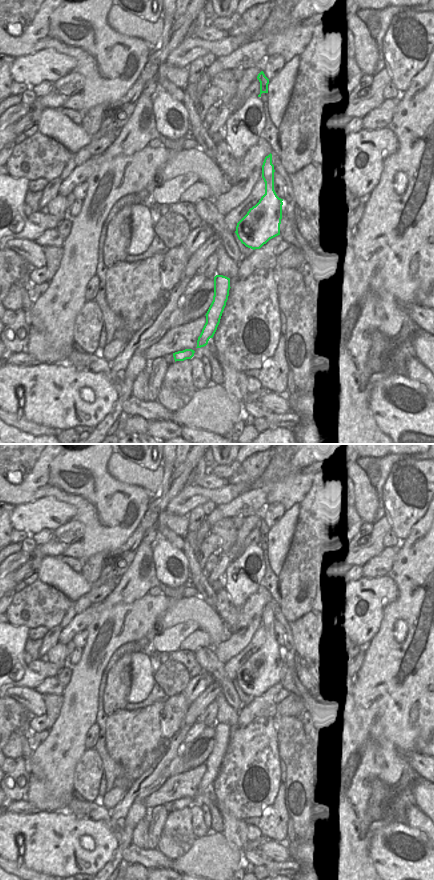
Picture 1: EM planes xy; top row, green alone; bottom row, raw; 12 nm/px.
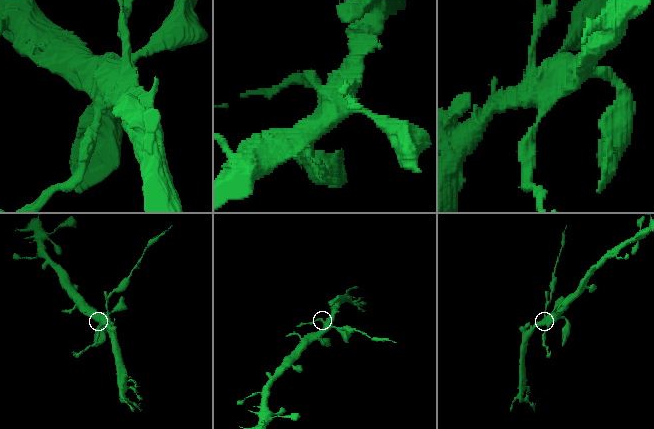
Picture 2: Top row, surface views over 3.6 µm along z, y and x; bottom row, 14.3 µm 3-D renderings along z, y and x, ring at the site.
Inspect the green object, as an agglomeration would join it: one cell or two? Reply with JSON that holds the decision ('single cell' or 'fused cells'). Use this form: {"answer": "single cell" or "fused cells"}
{"answer": "fused cells"}

